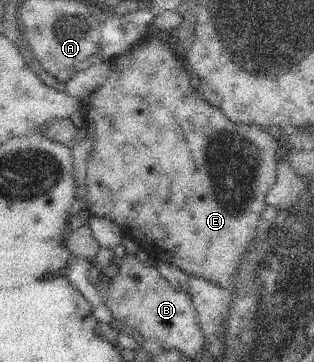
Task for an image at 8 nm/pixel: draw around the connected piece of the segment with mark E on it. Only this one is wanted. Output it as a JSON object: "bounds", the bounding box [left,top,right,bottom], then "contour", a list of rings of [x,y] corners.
{"bounds":[82,37,287,289],"contour":[[[162,37],[147,38],[130,52],[119,56],[114,61],[114,65],[114,70],[108,82],[86,100],[87,106],[82,111],[85,112],[90,124],[96,124],[95,145],[89,155],[89,169],[86,181],[89,189],[89,194],[86,197],[88,209],[92,215],[109,218],[111,221],[118,223],[124,232],[135,235],[141,247],[156,253],[162,259],[162,262],[168,261],[168,263],[180,265],[183,272],[188,275],[194,275],[201,279],[212,279],[212,281],[216,281],[216,283],[220,283],[220,285],[224,285],[228,289],[234,289],[234,285],[236,285],[234,275],[238,273],[238,269],[240,269],[240,265],[242,265],[242,261],[244,261],[244,257],[248,253],[250,243],[256,239],[260,221],[267,212],[269,194],[279,181],[280,160],[287,151],[287,147],[283,147],[283,145],[286,145],[285,142],[276,141],[266,131],[267,129],[260,125],[235,123],[222,109],[212,107],[204,99],[204,95],[192,87],[192,83],[190,83],[192,81],[191,68],[187,64],[184,51],[180,50],[174,42],[166,41]]]}

